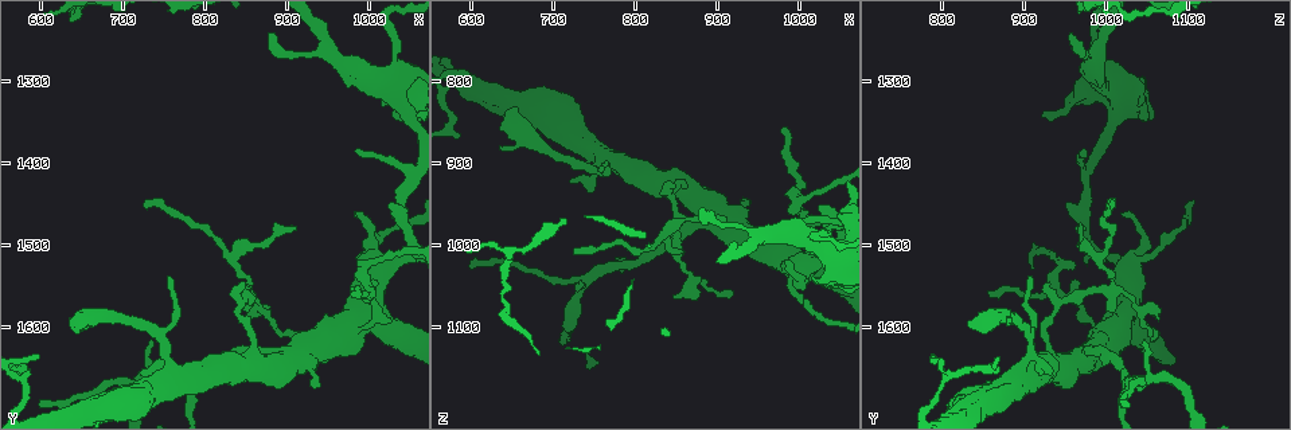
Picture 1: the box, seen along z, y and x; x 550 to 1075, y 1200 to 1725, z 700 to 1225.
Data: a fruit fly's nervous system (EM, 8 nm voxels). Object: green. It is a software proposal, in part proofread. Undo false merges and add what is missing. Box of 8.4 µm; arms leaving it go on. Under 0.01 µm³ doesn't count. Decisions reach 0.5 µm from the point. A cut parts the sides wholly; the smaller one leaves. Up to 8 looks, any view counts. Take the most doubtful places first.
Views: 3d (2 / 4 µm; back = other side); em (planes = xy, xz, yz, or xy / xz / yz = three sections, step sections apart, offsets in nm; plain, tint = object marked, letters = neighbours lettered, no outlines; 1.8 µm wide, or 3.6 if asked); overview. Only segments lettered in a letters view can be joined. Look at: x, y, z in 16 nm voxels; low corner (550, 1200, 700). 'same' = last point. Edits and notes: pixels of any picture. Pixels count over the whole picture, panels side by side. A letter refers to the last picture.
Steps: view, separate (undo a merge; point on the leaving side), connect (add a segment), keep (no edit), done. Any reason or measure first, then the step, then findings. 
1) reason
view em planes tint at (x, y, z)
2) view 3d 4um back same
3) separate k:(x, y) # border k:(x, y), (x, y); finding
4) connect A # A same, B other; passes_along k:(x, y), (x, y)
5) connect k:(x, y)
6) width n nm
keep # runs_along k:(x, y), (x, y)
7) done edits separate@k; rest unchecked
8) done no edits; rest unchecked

view 3d 2um back at (635, 1595, 880)

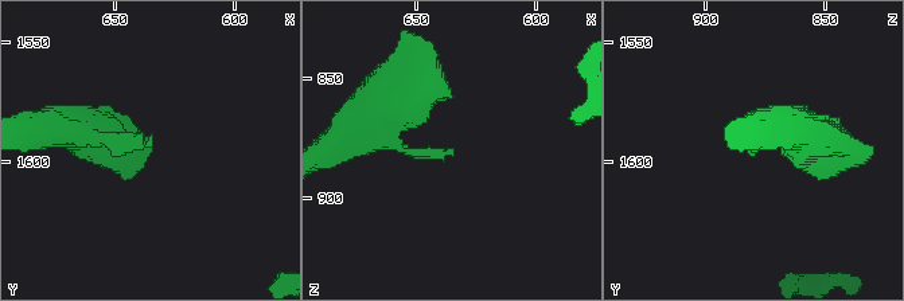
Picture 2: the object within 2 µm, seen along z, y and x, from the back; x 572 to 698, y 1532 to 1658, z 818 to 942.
view em planes letters at (634, 1594, 881)

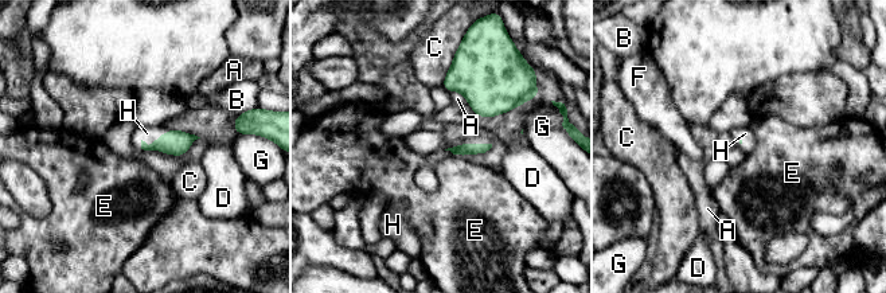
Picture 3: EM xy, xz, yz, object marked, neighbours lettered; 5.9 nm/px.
connect H # A other, B other, C other, D other, E other, F other, G other, H same; passes_along 3:(176, 143), (153, 141), (147, 133); it goes on there

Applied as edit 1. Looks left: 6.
view overview

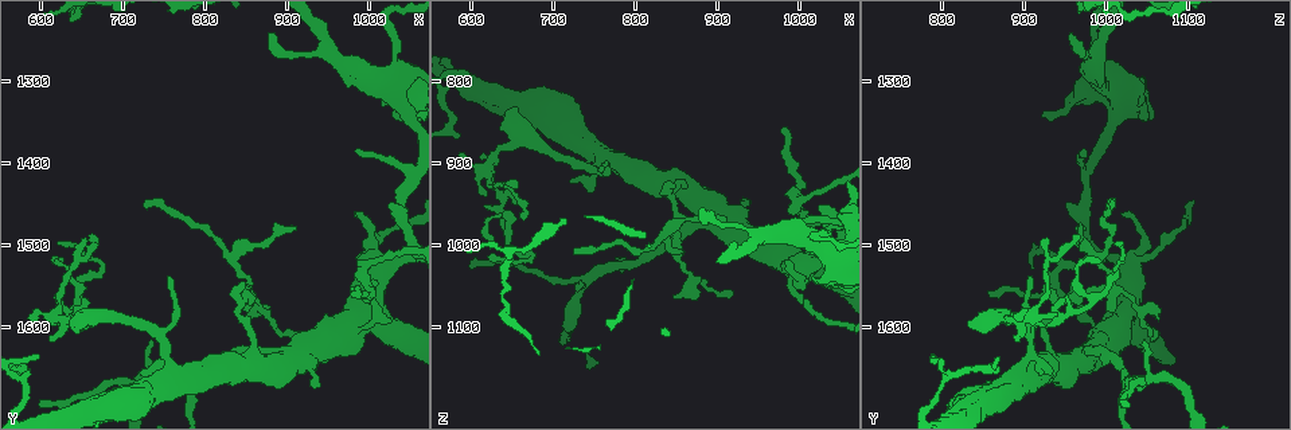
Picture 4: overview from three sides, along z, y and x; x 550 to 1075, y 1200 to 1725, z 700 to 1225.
thin neck
view em planes tint at (850, 1550, 1005)

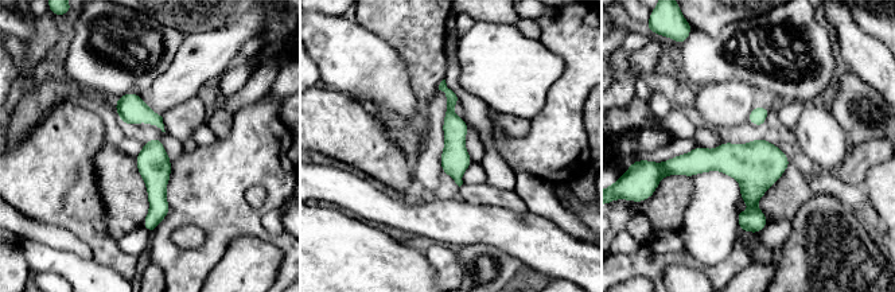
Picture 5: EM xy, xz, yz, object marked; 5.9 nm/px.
what lies round it
view em planes letters same

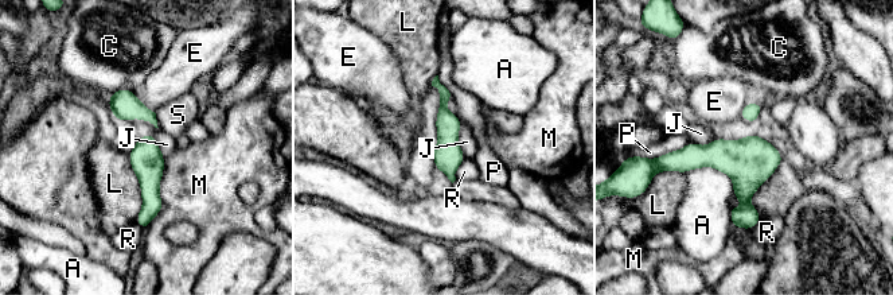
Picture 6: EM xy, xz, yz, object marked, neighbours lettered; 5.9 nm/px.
keep # A other, C other, E other, J other, L other, M other, P other, R other, S other; border 6:(460, 120), (459, 147), (466, 156); one cell here

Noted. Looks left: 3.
sharp bend
view 3d 2um back at (1000, 1545, 935)

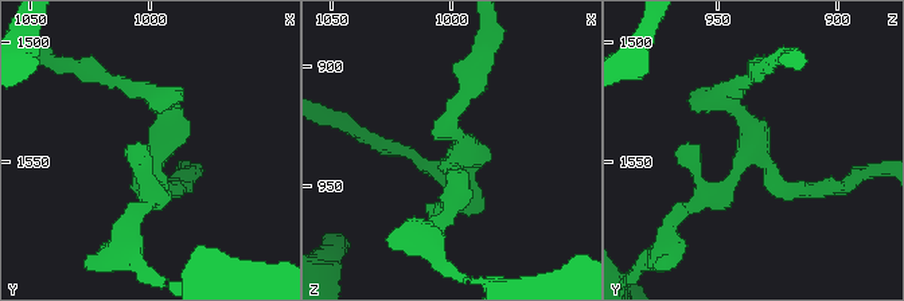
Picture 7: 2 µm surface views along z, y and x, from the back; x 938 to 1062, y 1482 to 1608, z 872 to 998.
now the EM
view em planes letters at (996, 1546, 937)

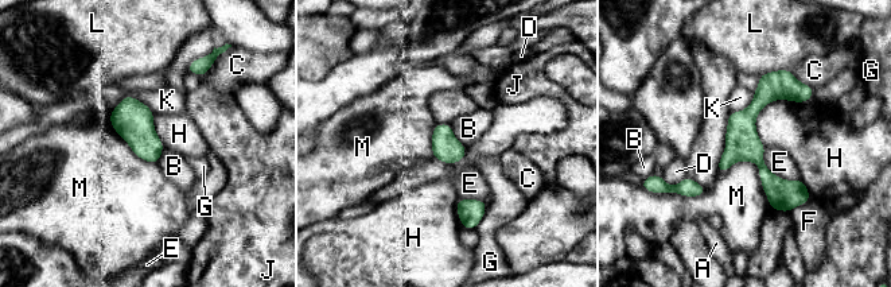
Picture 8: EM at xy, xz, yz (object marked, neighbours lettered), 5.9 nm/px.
width 170 nm
keep # A other, B other, C other, D other, E other, F other, G other, H other, J other, K other, L other, M other; runs_along 8:(790, 78), (747, 116), (785, 208); continuous, no second cell

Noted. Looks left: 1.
done edits connect@3; rest unchecked

